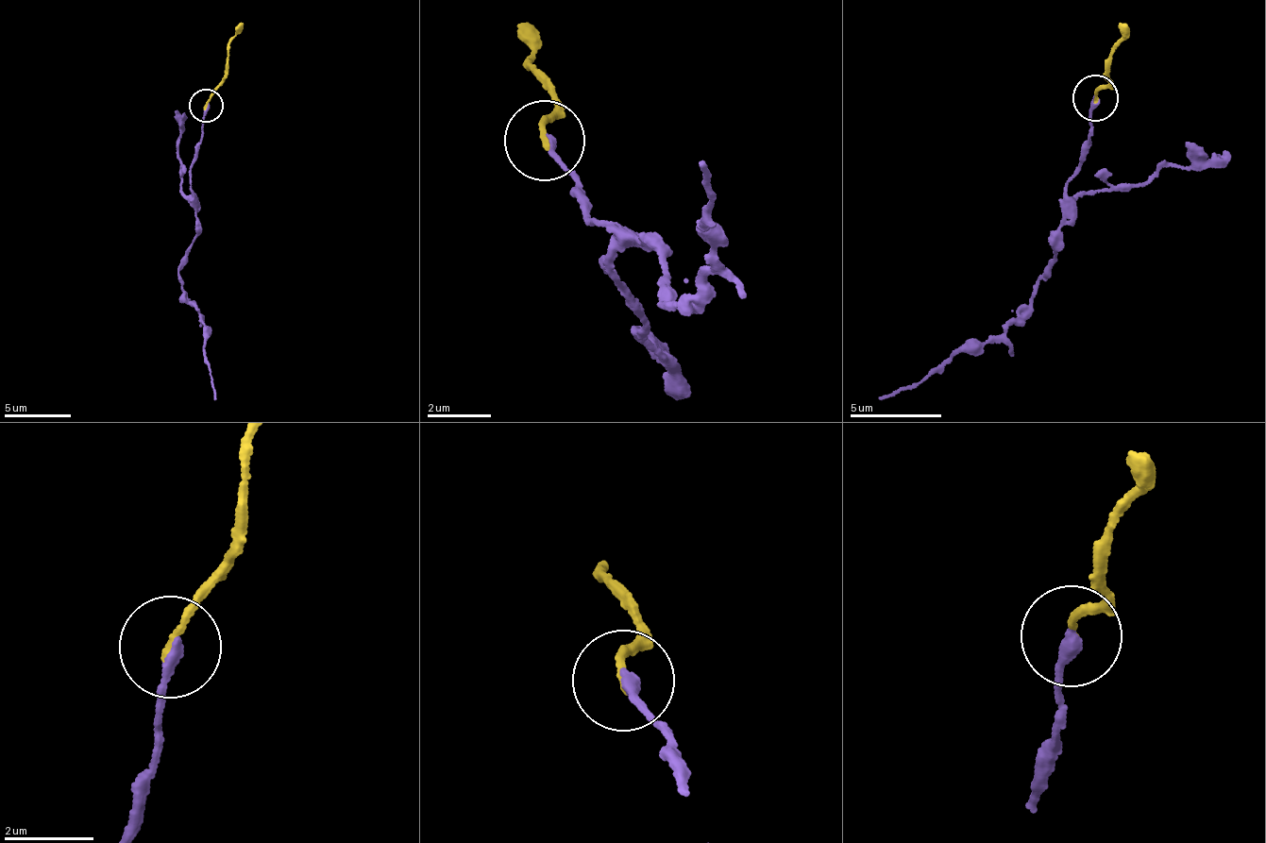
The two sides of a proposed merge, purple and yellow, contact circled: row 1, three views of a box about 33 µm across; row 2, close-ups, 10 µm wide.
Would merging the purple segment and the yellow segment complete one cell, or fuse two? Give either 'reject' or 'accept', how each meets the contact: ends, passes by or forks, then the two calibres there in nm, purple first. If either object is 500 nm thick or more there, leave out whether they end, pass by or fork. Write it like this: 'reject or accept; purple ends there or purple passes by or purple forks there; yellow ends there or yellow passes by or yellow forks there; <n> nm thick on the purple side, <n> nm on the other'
accept; purple ends there; yellow ends there; 280 nm thick on the purple side, 150 nm on the other

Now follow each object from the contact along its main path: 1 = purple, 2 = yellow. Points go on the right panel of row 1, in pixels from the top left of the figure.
1: (1095, 98), (1085, 160), (1067, 182), (1055, 257), (1038, 289), (1001, 334), (945, 357), (919, 382), (878, 399)
2: (1095, 98), (1108, 77), (1114, 43), (1125, 28), (1122, 27)

